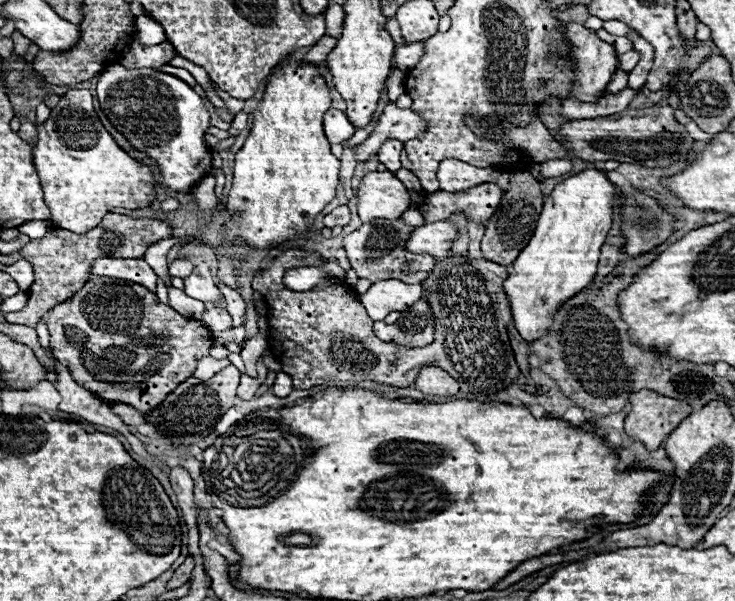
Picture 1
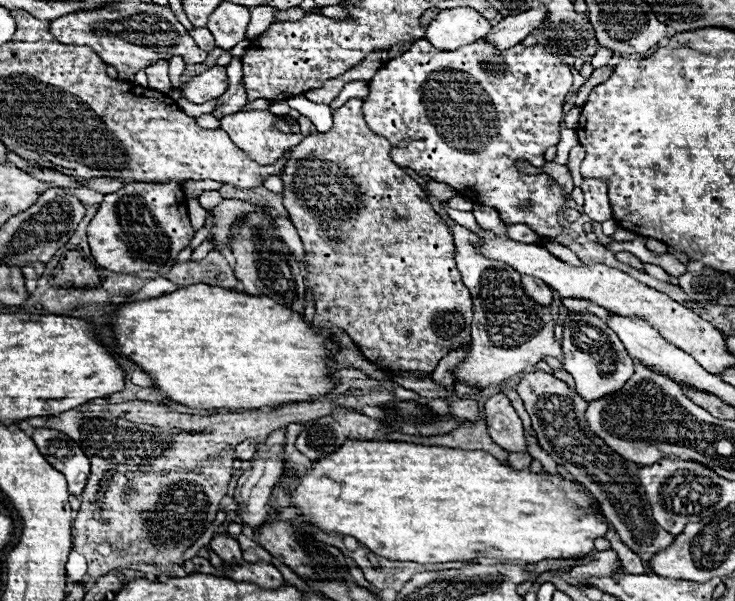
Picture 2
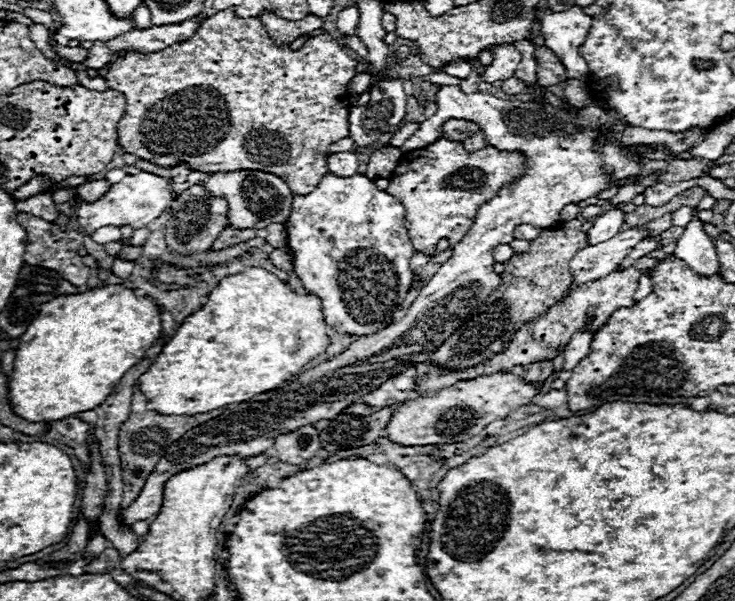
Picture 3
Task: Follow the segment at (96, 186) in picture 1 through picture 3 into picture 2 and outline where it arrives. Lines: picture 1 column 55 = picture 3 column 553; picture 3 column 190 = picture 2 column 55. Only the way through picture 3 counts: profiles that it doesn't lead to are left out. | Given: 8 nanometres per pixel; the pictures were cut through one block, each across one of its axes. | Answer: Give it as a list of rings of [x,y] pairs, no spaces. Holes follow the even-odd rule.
[[[34,428],[32,438],[40,454],[66,476],[70,494],[80,496],[90,476],[90,460],[84,456],[82,448],[64,432],[52,428]]]

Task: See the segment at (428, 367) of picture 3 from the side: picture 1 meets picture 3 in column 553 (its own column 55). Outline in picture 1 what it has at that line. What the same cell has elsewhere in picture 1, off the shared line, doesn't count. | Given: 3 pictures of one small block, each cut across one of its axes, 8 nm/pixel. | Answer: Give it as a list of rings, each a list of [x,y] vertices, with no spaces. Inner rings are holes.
[[[90,276],[78,294],[66,300],[66,304],[52,308],[48,332],[54,358],[68,368],[78,386],[100,396],[102,400],[124,402],[140,412],[150,412],[180,382],[190,378],[196,370],[196,362],[202,356],[208,356],[212,348],[212,334],[200,320],[180,316],[170,306],[160,304],[156,294],[146,292],[140,284],[108,276]]]

